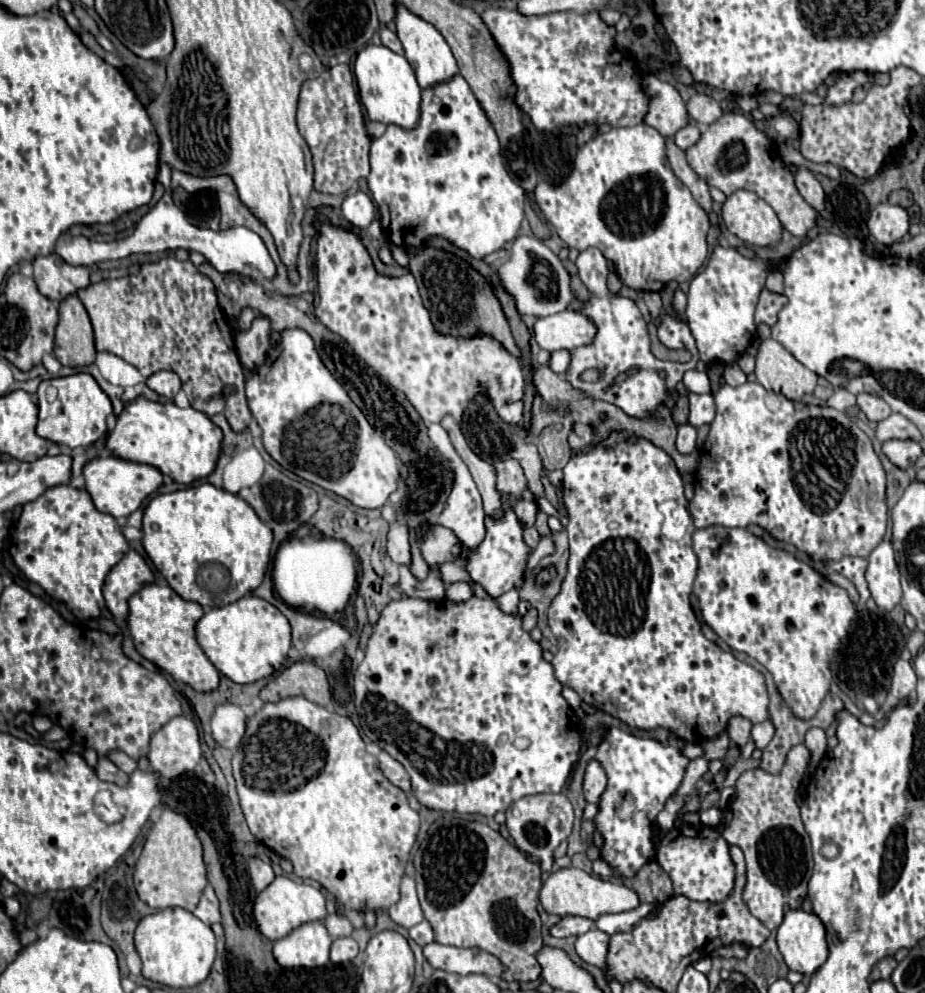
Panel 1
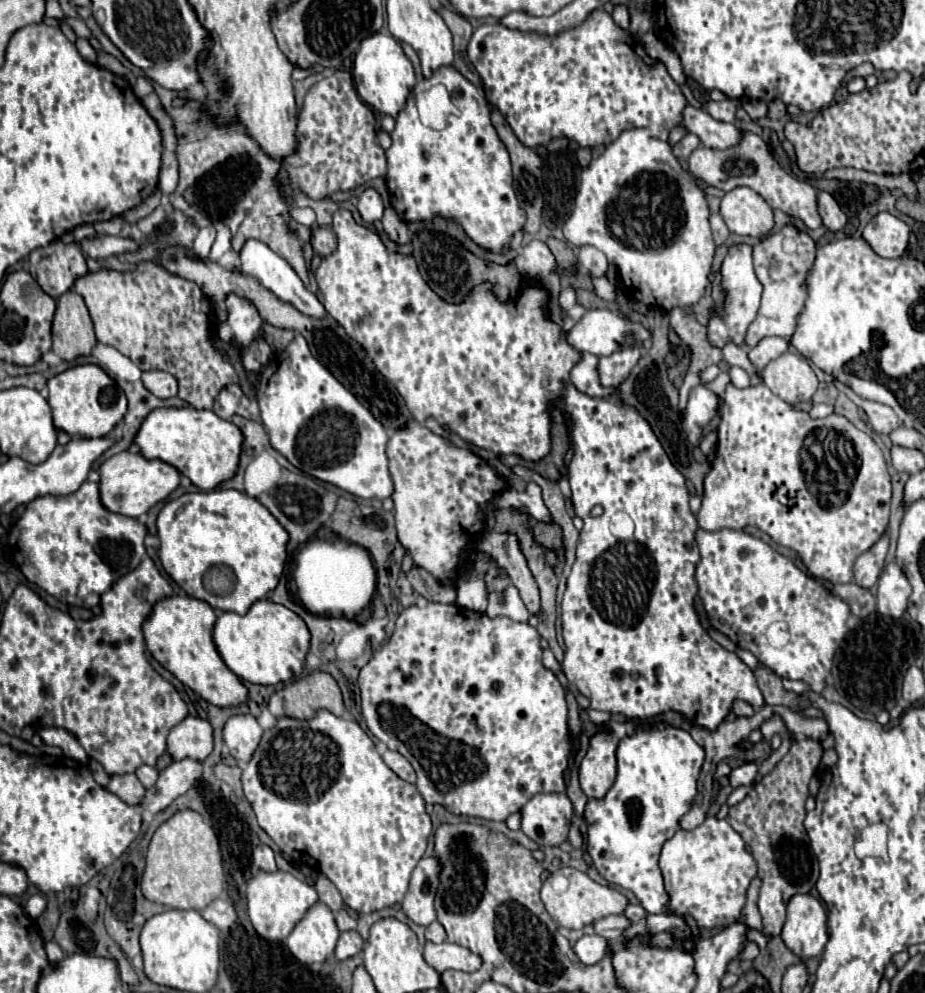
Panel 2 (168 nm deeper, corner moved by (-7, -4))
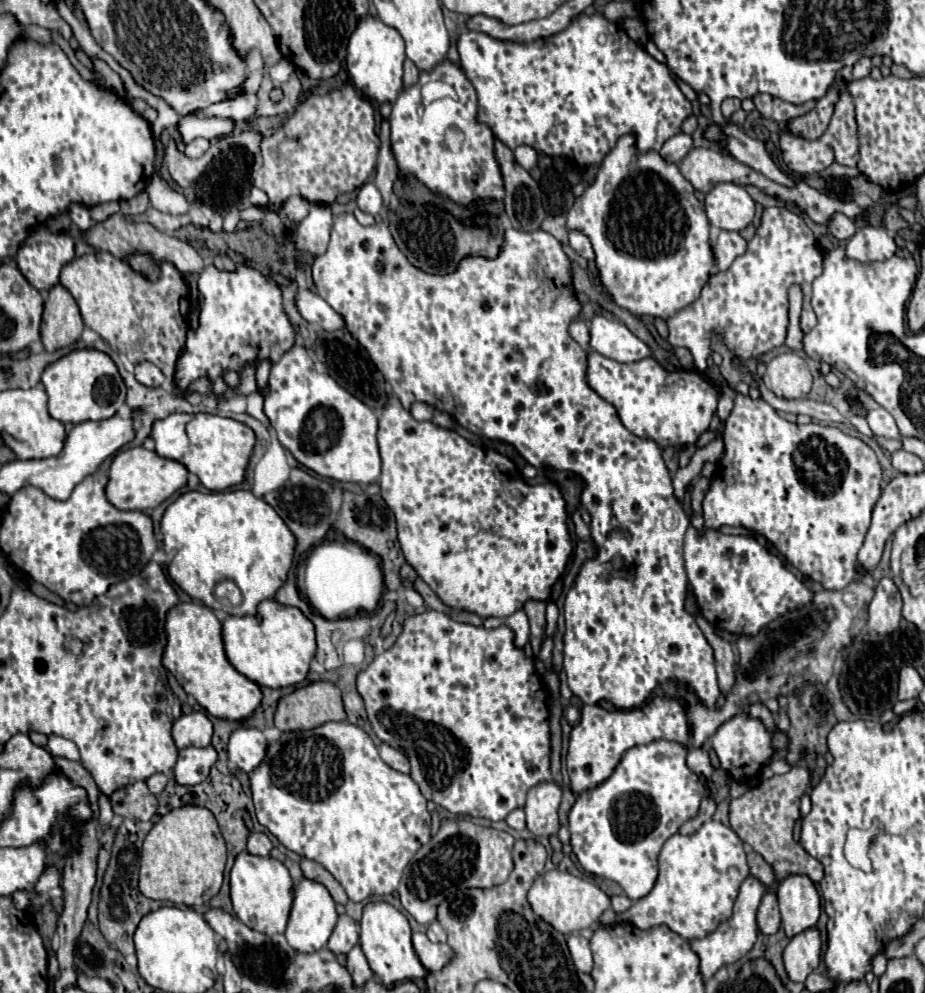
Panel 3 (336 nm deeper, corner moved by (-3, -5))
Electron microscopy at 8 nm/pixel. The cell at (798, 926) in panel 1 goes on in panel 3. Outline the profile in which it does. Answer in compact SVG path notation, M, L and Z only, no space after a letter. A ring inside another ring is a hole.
M786 876L778 882L776 896L782 914L782 926L788 938L810 926L816 926L820 916L820 894L808 876Z

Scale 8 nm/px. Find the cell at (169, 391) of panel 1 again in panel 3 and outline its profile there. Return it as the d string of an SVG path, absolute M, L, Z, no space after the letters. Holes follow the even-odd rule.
M140 362L140 364L136 364L134 376L144 386L160 386L164 382L164 374L152 362Z

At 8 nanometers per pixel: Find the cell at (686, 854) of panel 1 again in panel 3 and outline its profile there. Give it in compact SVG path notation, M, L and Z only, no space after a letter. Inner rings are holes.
M710 820L690 836L674 834L662 846L658 856L658 880L644 900L636 900L632 908L618 916L618 922L630 922L642 930L666 924L670 930L686 940L704 938L712 934L718 924L732 916L732 906L738 888L748 876L750 868L746 852L738 834L722 822Z

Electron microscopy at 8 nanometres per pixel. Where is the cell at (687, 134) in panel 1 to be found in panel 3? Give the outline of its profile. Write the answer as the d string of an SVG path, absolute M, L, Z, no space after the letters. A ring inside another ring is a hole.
M676 134L664 142L660 148L660 156L670 162L670 164L680 164L682 158L690 152L692 148L692 138L688 134Z

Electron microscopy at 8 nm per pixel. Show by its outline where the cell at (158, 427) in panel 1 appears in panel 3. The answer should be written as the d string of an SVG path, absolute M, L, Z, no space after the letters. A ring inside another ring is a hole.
M170 414L158 420L152 428L152 438L156 442L156 452L162 458L172 458L182 462L200 482L214 492L228 490L240 484L246 476L246 466L254 450L256 434L246 424L232 418L222 418L216 414Z

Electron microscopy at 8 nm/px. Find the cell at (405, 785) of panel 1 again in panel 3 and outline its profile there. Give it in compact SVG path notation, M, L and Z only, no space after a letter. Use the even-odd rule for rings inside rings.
M380 744L380 758L388 764L388 766L392 766L394 770L398 770L398 772L404 772L404 774L410 774L410 764L408 764L408 758L400 752L400 750L396 750L396 748L392 748L390 744Z

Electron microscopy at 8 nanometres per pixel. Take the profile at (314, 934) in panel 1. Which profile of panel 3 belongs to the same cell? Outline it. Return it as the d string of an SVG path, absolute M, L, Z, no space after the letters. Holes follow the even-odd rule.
M302 878L298 884L294 884L294 900L292 900L292 910L290 910L290 918L288 918L284 936L294 950L316 952L326 946L326 942L336 926L336 918L338 918L336 902L332 900L326 886L310 880L310 878Z

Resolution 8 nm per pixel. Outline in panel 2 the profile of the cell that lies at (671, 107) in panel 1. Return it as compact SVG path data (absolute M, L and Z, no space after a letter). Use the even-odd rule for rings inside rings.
M692 105L684 107L680 127L698 135L700 141L712 149L728 149L740 141L740 129L734 129L734 123L716 121L704 109L696 109Z

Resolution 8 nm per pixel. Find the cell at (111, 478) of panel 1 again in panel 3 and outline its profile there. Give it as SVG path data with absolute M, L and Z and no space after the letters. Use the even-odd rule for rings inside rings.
M142 446L128 448L116 454L108 476L110 482L106 486L106 496L120 510L152 510L188 482L188 470L184 464L170 458L162 458L154 450L146 450Z

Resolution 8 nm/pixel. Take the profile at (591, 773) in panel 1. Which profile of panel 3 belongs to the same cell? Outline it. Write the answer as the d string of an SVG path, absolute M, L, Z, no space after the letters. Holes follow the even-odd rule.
M654 696L642 708L634 710L604 710L596 704L586 704L582 708L580 722L572 728L570 746L568 746L568 774L570 774L570 788L574 794L590 790L604 782L622 760L624 752L632 746L650 744L654 740L672 740L678 744L688 746L688 720L686 708L676 698L668 696Z

